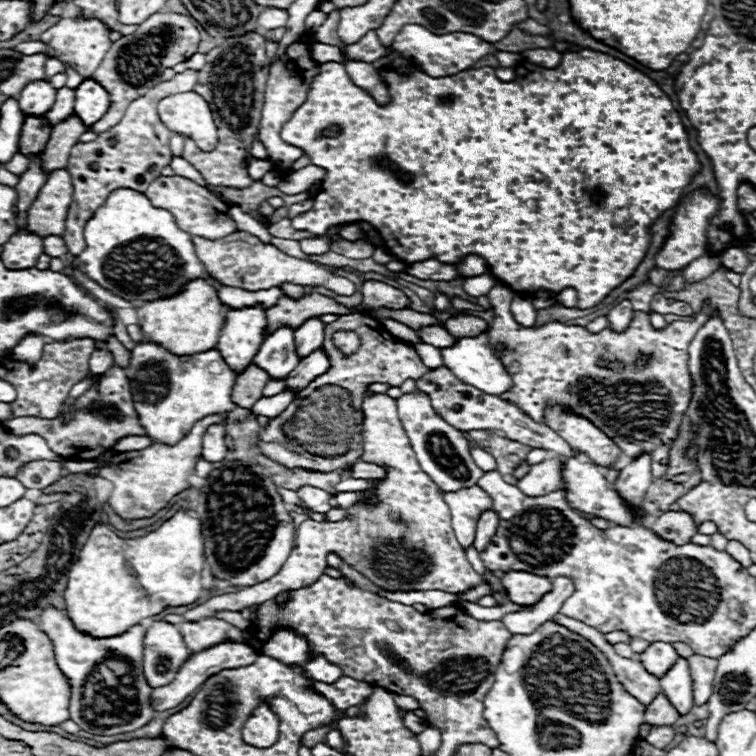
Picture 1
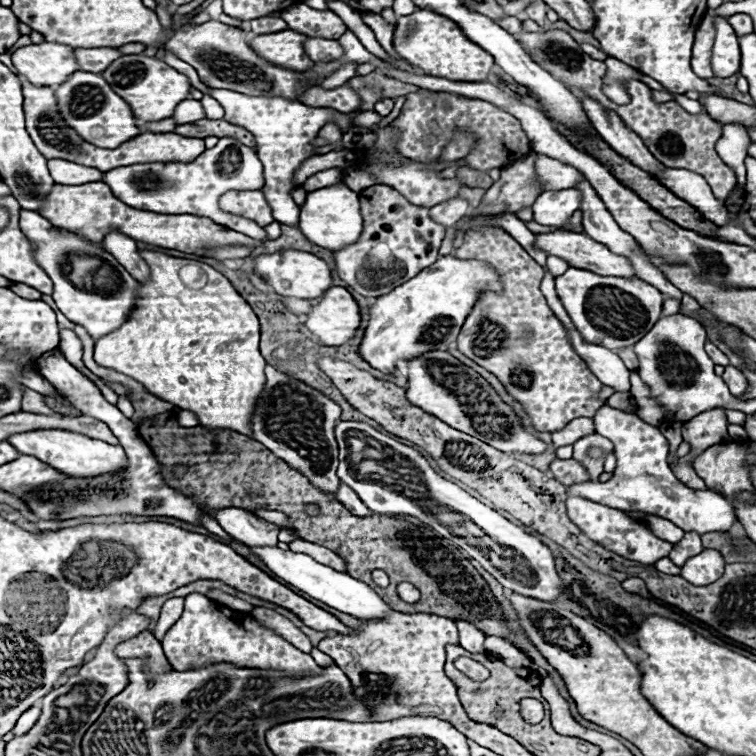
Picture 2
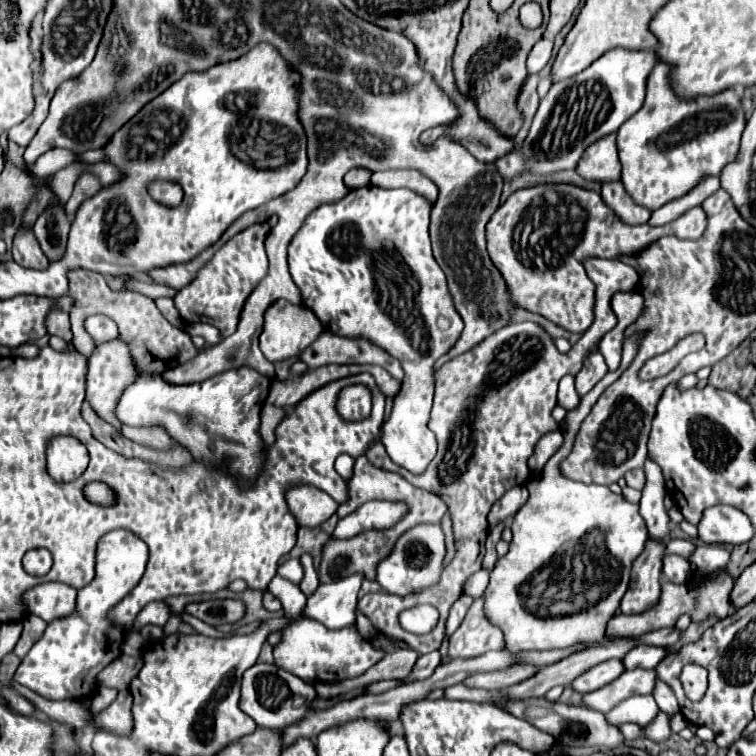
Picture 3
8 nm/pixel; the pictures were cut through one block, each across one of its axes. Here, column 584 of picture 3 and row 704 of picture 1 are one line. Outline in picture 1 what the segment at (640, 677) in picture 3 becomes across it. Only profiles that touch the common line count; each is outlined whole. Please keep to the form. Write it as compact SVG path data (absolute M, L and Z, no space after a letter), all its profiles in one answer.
M690 656L690 674L692 674L692 696L694 704L702 706L708 702L712 694L712 680L714 680L714 668L716 668L714 658L706 656Z

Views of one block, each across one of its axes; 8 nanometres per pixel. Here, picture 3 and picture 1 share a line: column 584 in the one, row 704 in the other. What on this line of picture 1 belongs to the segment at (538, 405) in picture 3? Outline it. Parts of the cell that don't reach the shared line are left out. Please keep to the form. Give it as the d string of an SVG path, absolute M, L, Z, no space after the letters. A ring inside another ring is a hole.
M342 676L342 680L338 680L336 684L322 684L322 682L314 682L312 684L314 690L322 696L326 696L326 700L330 700L330 704L334 708L350 708L350 706L360 706L372 692L372 686L366 682L358 682L352 678ZM262 702L244 724L244 740L256 748L268 748L278 738L278 716Z

